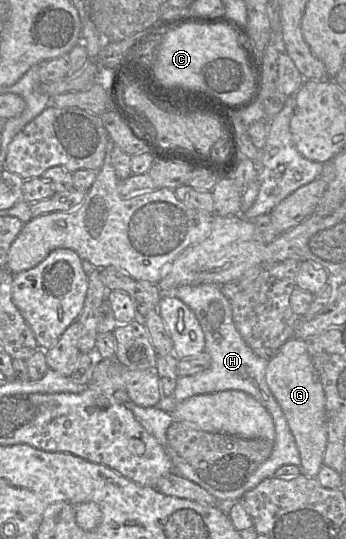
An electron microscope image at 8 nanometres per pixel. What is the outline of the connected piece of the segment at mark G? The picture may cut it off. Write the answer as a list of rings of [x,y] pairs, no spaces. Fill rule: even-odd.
[[[292,338],[268,360],[265,372],[267,385],[282,409],[300,454],[301,474],[316,477],[323,466],[327,444],[325,394],[308,353],[308,342]]]

